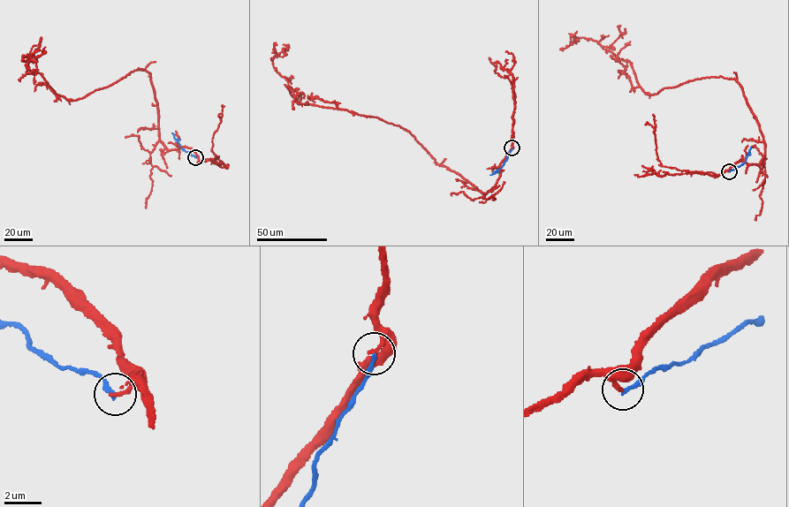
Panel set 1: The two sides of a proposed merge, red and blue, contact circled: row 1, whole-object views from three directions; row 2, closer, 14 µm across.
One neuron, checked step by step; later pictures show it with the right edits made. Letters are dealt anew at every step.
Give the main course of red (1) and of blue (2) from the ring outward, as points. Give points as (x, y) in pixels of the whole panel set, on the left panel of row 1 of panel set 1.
1: (195, 157), (159, 139), (149, 73), (139, 68), (69, 101), (26, 72), (22, 55), (45, 47)
2: (195, 157), (184, 150), (175, 139), (179, 139)

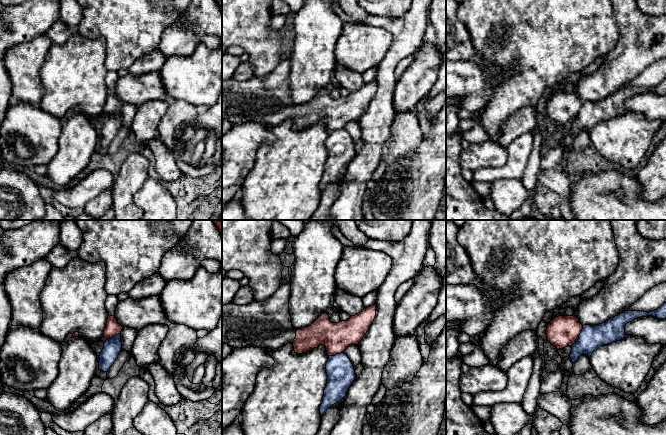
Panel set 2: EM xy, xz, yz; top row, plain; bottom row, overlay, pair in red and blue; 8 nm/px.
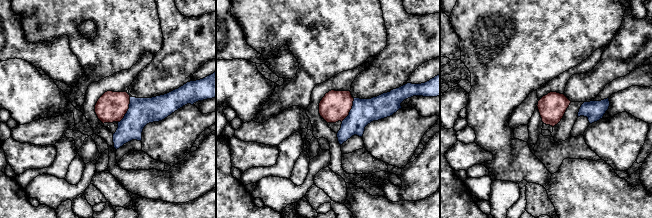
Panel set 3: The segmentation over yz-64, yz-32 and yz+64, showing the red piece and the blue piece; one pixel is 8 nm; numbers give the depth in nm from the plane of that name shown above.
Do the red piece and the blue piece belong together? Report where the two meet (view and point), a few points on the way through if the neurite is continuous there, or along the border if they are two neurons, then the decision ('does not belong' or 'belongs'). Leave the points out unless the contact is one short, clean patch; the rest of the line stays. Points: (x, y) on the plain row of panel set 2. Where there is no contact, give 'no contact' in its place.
meets red in yz at (578, 112); border along yz (583, 102), (579, 113), (571, 121); does not belong

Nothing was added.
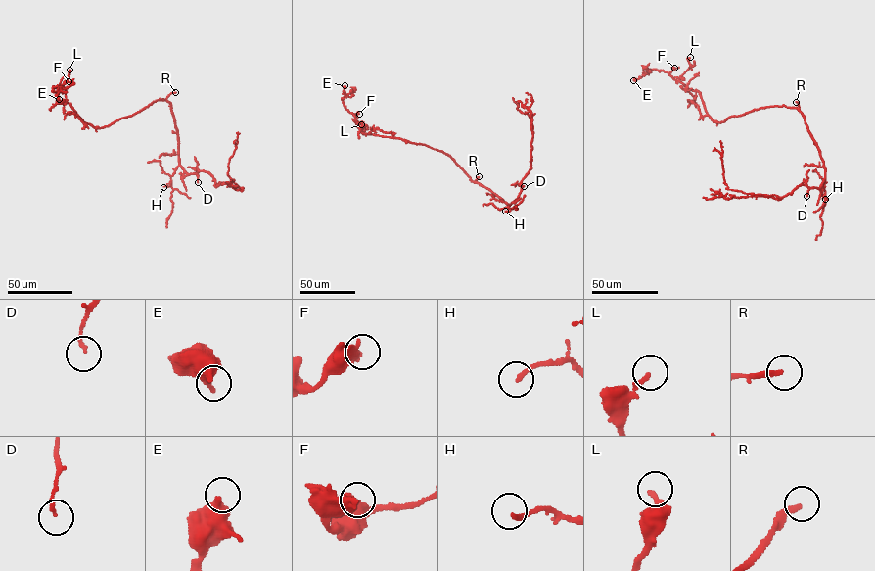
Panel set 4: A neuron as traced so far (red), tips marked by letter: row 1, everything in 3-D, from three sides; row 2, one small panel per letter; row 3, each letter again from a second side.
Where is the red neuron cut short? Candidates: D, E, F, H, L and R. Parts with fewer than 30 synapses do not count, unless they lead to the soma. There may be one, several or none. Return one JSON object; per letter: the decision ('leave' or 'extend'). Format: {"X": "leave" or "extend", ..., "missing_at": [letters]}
{"D": "leave", "E": "leave", "F": "leave", "H": "leave", "L": "leave", "R": "extend", "missing_at": ["R"]}

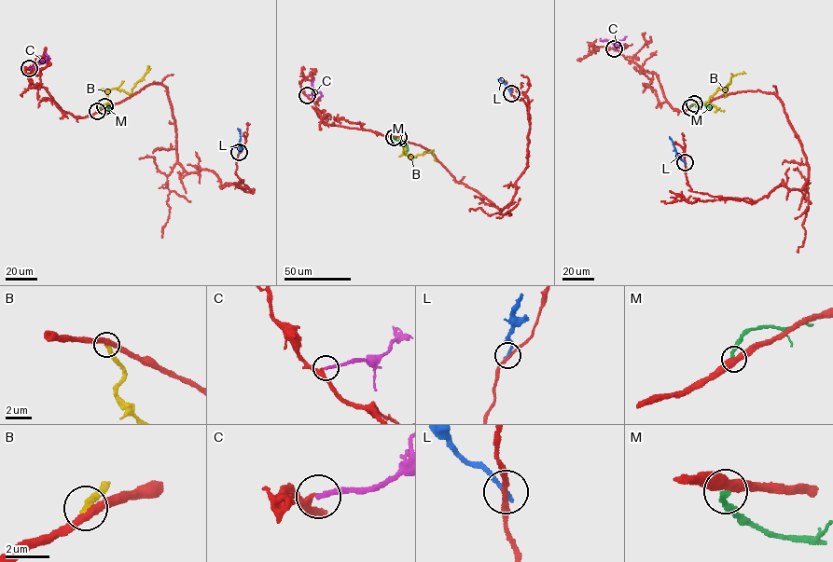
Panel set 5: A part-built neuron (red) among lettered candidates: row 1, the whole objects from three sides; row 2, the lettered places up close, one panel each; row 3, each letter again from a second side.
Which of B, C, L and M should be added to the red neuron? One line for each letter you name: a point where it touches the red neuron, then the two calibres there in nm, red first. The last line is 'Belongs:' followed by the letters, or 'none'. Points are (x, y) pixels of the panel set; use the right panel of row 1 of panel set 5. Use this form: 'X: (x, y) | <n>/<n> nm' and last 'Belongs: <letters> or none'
C: (614, 48) | 240/240 nm
Belongs: C

